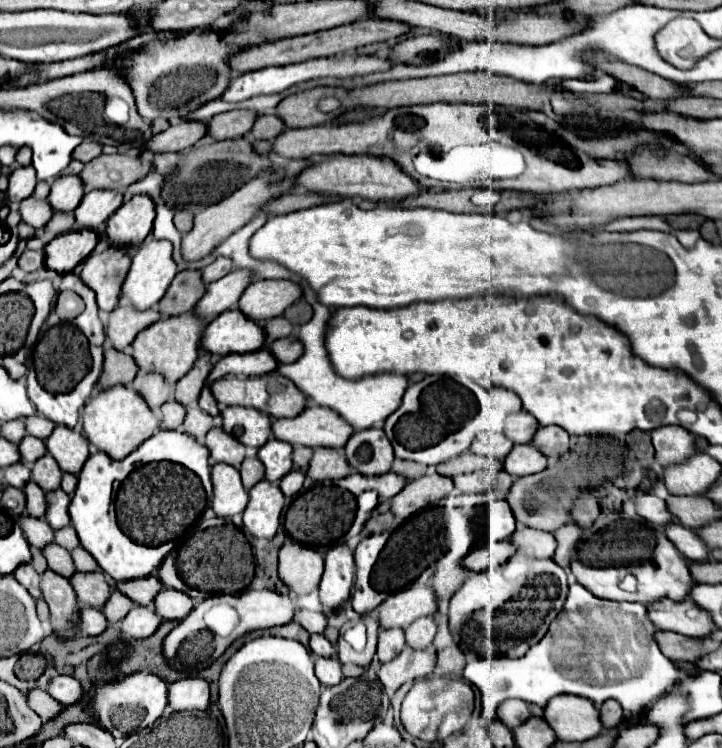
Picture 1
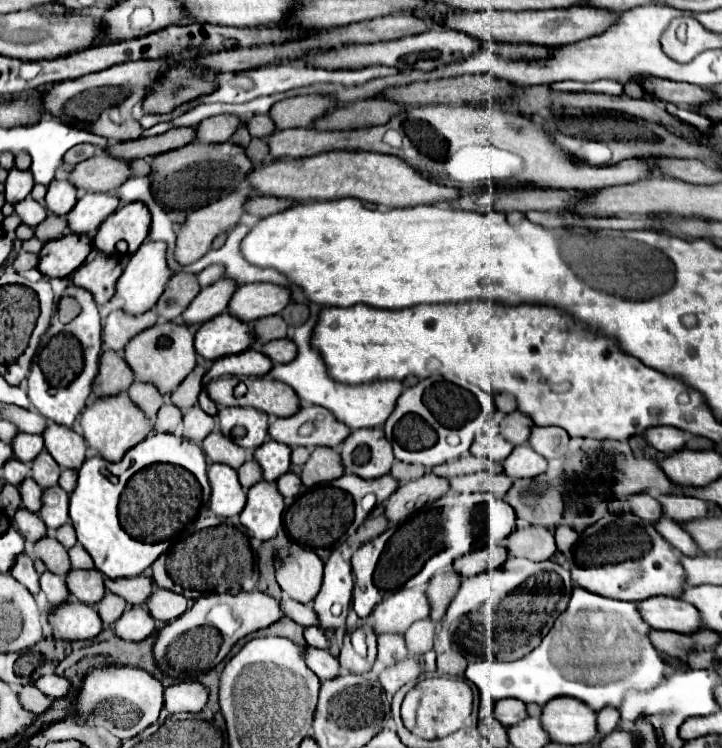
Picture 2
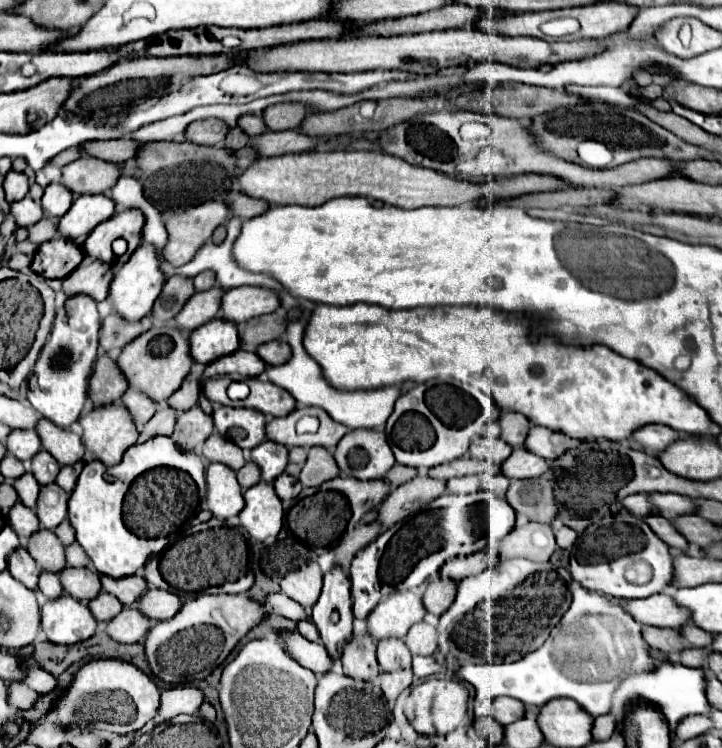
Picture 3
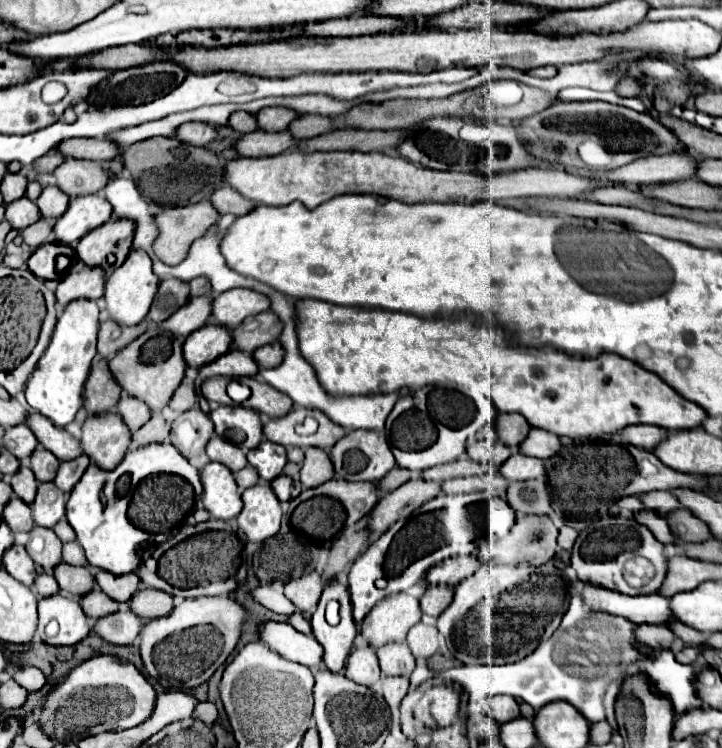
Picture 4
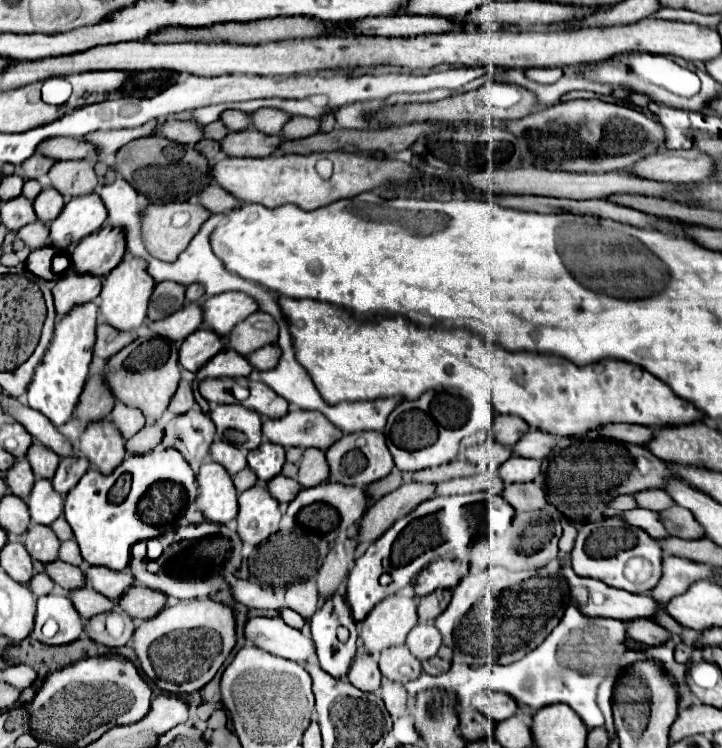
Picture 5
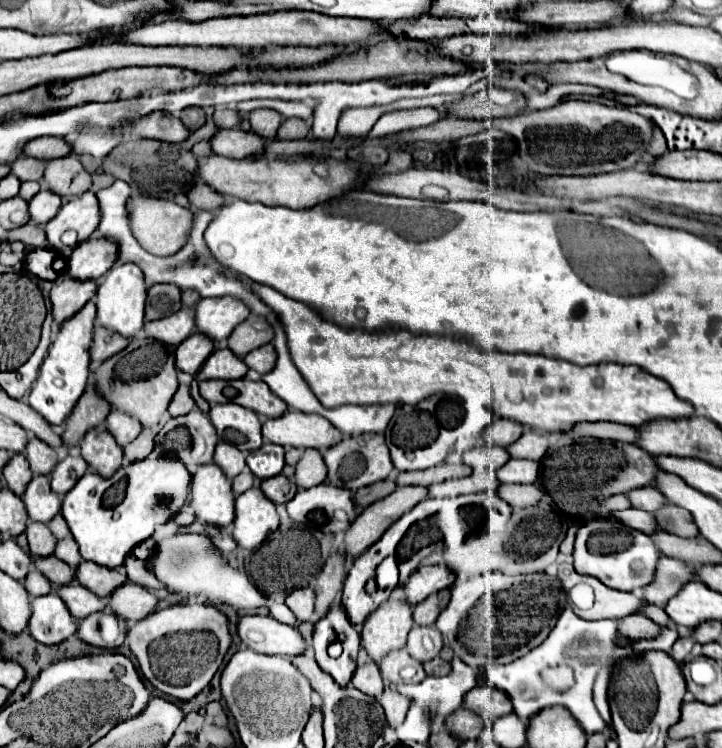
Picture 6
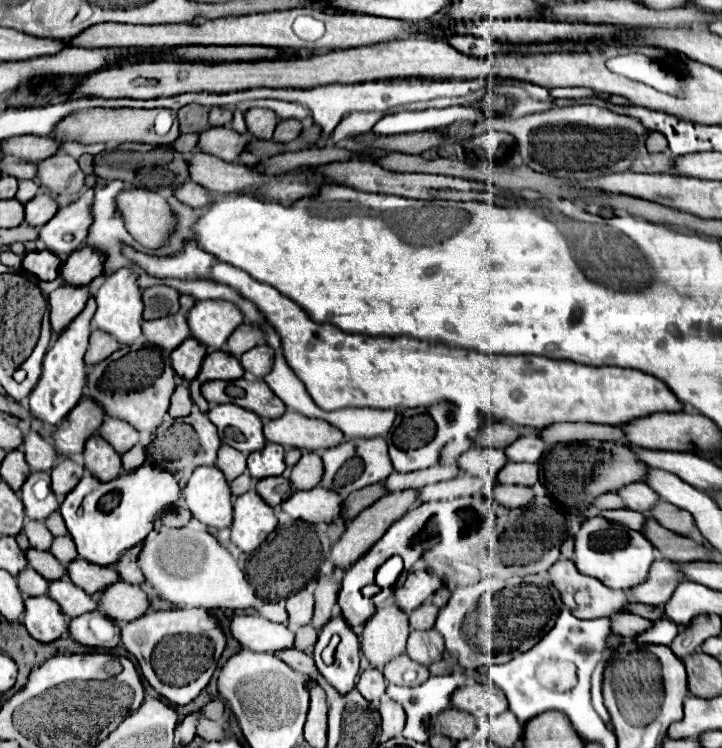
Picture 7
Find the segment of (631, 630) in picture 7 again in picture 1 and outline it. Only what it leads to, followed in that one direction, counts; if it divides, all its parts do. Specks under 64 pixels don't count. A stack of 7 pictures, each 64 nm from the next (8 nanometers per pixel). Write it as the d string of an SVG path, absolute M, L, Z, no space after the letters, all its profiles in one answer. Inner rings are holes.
M656 632L654 638L666 658L674 662L694 662L696 660L696 638L682 636L676 632Z

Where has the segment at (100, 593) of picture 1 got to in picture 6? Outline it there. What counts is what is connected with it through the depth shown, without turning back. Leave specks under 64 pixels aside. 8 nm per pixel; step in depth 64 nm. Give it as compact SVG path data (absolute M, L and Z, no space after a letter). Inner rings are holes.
M34 556L32 564L36 566L36 570L40 570L52 584L70 584L74 580L74 568L68 566L66 562L58 560L56 556Z

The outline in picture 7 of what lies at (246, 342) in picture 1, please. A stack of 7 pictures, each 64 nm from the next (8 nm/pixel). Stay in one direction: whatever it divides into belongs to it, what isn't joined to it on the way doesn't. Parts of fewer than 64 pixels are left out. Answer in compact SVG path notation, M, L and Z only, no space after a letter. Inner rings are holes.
M188 338L170 354L170 360L172 360L174 372L180 378L194 380L194 376L200 370L200 364L202 364L204 356L206 356L206 348L202 344L198 344L196 340Z

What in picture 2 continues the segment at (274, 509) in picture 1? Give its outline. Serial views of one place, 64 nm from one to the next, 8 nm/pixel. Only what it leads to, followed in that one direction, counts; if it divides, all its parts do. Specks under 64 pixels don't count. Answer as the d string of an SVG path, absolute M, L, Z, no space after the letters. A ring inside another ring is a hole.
M258 482L248 490L246 506L240 514L240 522L250 536L258 540L270 540L282 528L284 500L276 488L276 482Z

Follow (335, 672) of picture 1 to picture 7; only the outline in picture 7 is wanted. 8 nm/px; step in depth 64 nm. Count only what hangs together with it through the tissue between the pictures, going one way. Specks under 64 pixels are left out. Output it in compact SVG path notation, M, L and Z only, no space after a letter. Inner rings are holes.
M234 616L230 620L230 634L248 650L276 652L292 648L294 632L284 624L274 624L262 616Z

